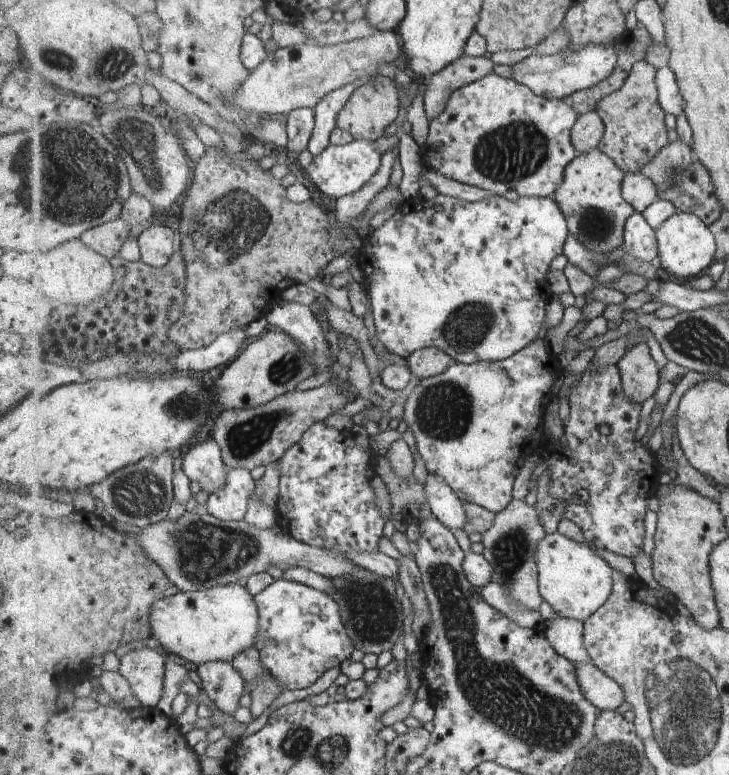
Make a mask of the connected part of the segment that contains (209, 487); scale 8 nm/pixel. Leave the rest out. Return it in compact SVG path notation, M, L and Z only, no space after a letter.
M215 438L207 439L189 448L185 454L181 469L198 482L202 490L213 494L223 488L227 482L227 463L224 461L221 447Z

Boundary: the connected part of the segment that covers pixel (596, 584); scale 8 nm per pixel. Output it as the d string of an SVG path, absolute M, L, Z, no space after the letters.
M558 531L547 534L537 546L535 562L539 566L539 590L559 617L573 618L584 623L612 594L614 569L596 550L589 548L589 543L576 542Z

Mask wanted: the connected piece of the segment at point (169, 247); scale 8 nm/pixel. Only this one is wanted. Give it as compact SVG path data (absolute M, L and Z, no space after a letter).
M152 224L137 238L141 260L154 268L167 266L178 244L178 233L165 224Z

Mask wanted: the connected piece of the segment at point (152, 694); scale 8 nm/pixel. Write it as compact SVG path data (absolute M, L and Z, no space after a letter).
M157 649L128 652L120 658L118 673L129 681L142 708L159 704L165 688L165 658Z

